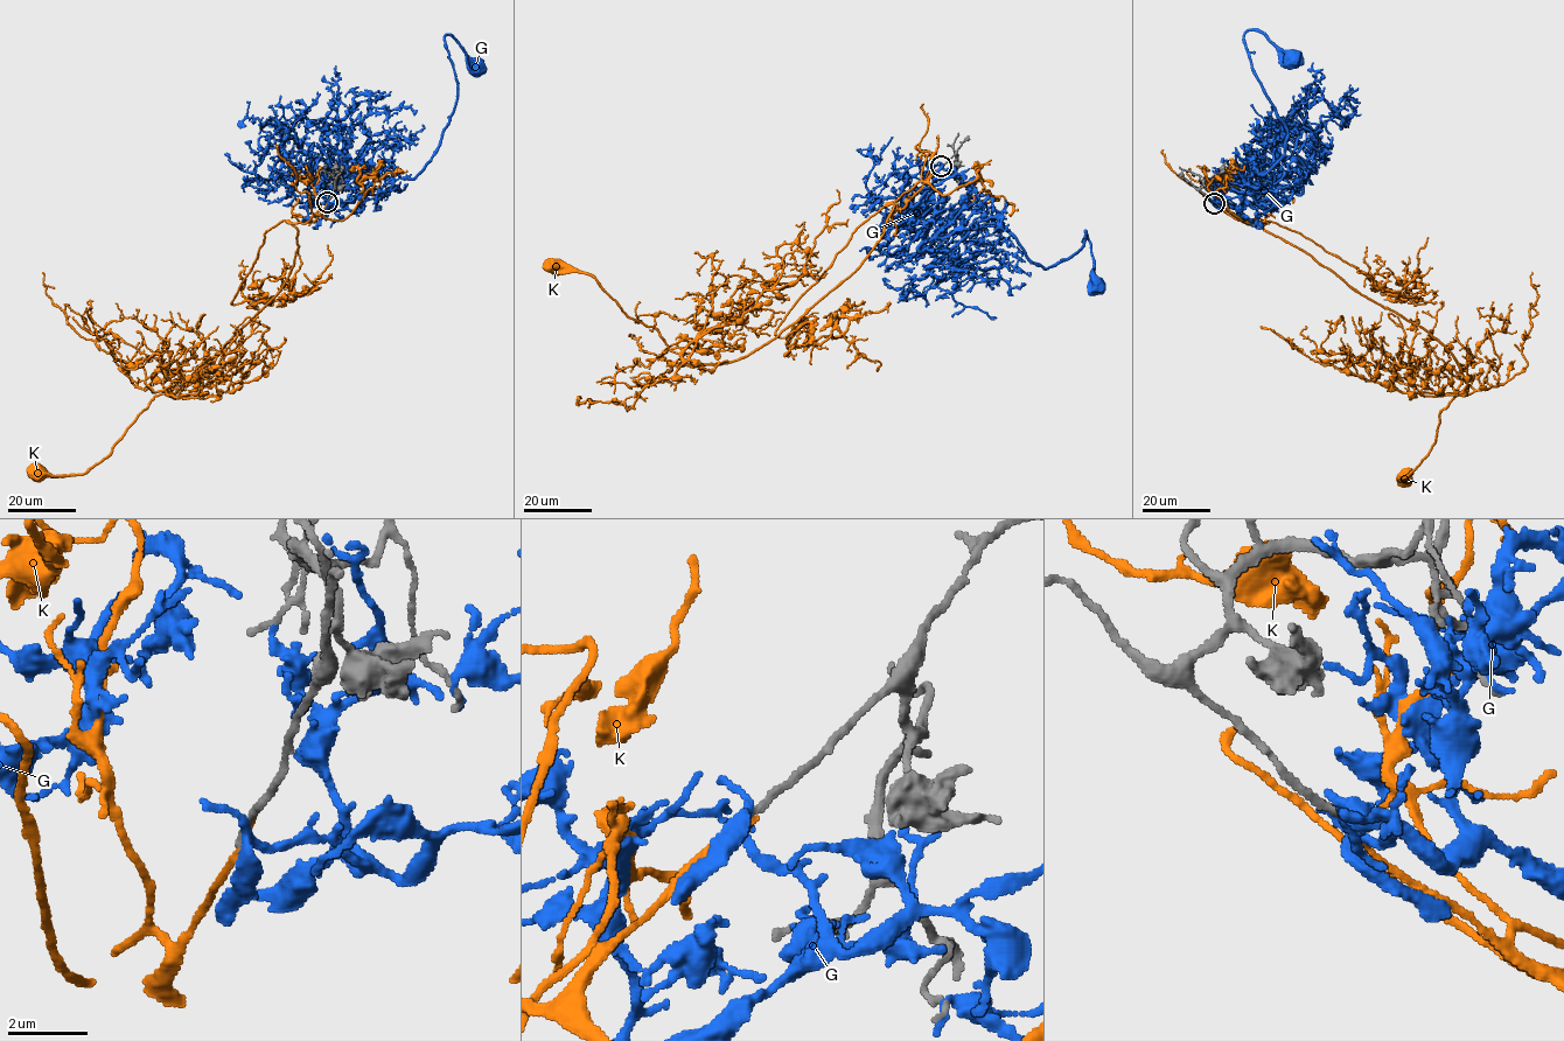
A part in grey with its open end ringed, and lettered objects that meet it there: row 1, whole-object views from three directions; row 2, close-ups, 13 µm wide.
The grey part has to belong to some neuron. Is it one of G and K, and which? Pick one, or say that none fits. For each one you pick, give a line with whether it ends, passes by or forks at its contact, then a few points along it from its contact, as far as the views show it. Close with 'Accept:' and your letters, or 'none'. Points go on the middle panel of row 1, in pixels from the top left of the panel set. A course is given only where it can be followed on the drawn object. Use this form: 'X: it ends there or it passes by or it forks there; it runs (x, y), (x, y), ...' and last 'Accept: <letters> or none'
K: it ends there; it runs (942, 166), (892, 203), (881, 237), (856, 271), (774, 337), (723, 363), (691, 367), (594, 278), (552, 264)
Accept: K

